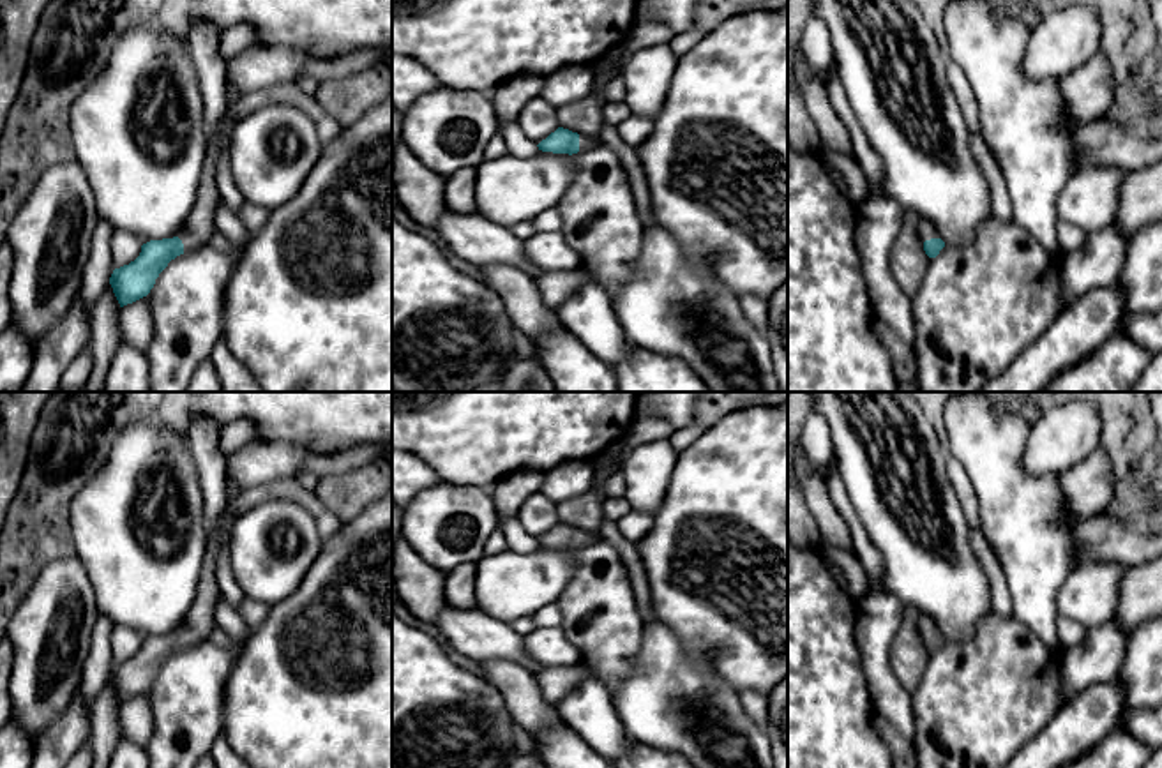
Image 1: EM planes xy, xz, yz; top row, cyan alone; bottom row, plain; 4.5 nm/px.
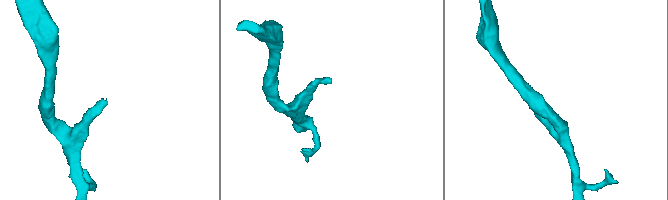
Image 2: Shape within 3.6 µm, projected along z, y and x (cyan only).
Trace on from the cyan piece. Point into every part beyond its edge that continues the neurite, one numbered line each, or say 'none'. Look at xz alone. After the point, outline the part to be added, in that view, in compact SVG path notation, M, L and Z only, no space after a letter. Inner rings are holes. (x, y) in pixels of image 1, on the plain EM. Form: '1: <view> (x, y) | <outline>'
1: xz (585, 537) | M579 530L579 547L585 547L599 538L599 531Z

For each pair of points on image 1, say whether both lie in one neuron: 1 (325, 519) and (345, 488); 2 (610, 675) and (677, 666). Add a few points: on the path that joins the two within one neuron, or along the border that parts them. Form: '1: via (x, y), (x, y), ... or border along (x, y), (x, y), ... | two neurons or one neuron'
1: border along (311, 491), (343, 523) | two neurons
2: border along (643, 634), (636, 657), (613, 694) | two neurons

